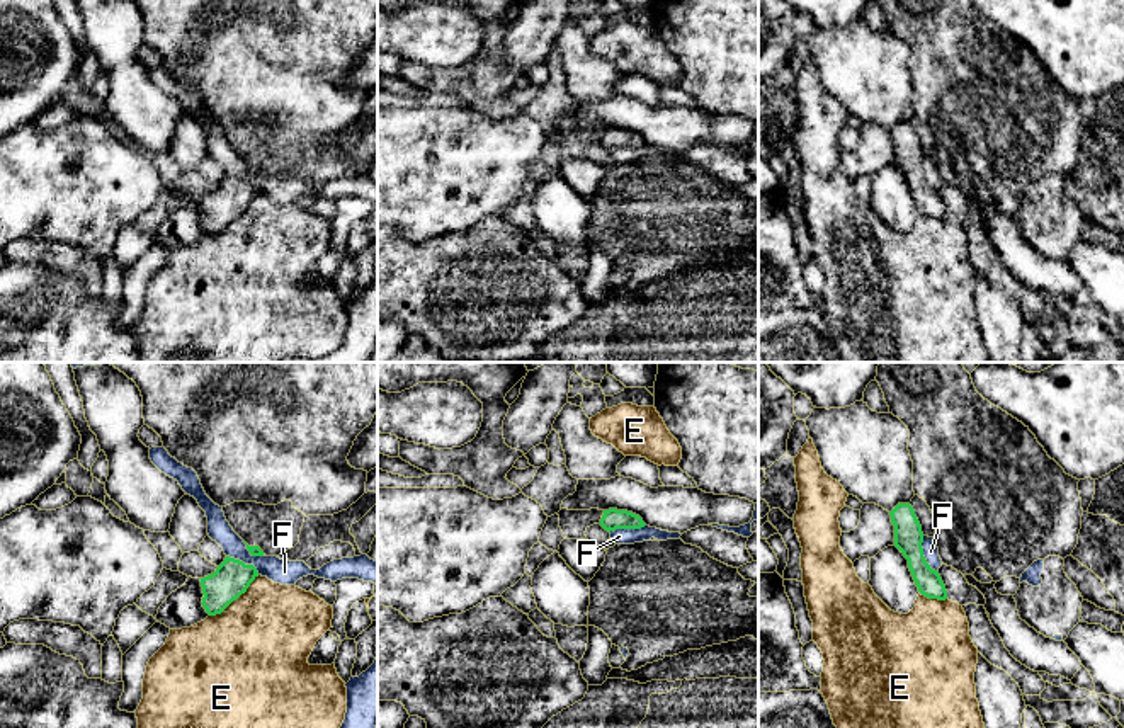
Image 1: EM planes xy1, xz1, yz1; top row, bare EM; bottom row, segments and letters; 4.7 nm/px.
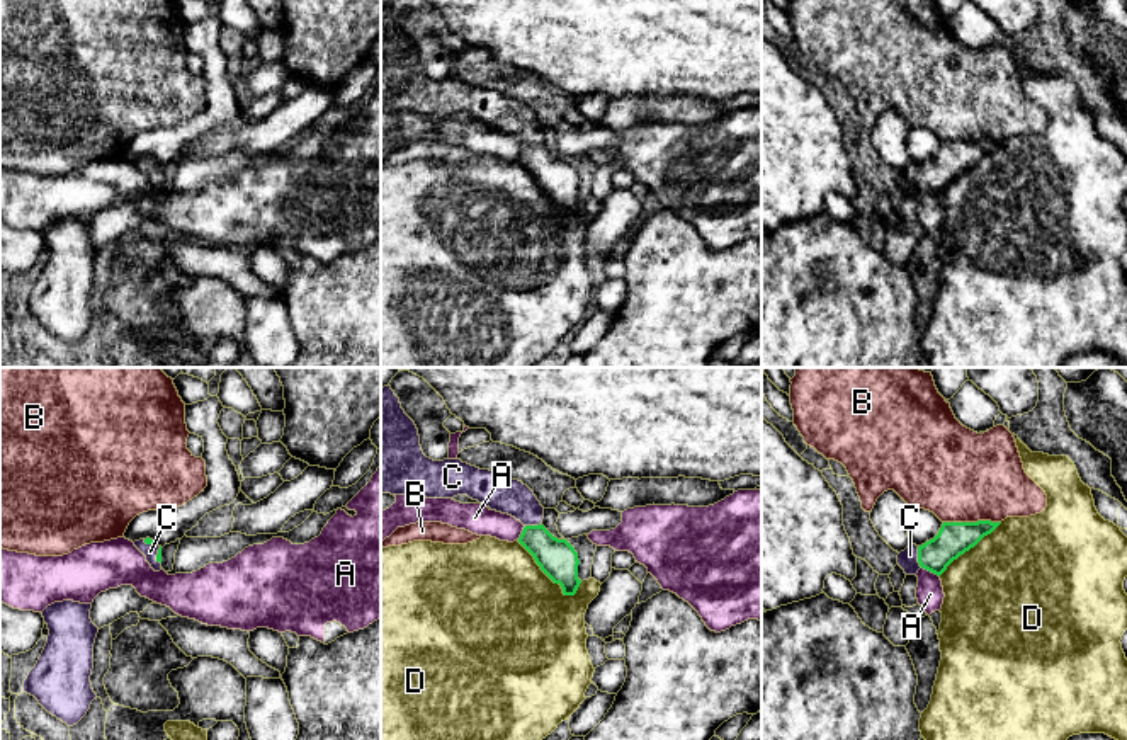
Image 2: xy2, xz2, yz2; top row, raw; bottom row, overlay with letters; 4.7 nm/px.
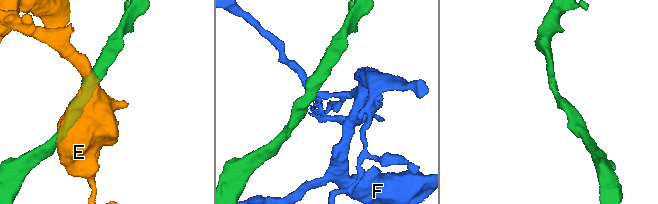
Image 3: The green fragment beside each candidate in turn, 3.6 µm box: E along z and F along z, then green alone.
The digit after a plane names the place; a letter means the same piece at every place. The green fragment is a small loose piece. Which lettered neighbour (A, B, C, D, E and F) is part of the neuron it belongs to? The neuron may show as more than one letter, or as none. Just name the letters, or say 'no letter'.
C

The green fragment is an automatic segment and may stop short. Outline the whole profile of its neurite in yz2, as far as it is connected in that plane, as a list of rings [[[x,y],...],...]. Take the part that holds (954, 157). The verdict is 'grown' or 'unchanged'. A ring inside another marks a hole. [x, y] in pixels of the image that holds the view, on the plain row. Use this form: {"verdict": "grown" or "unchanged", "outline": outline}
{"verdict": "grown", "outline": [[[943,141],[938,153],[921,165],[909,165],[898,174],[898,184],[906,194],[916,194],[925,187],[942,194],[960,174],[974,167],[984,155],[991,153],[1001,141]]]}

